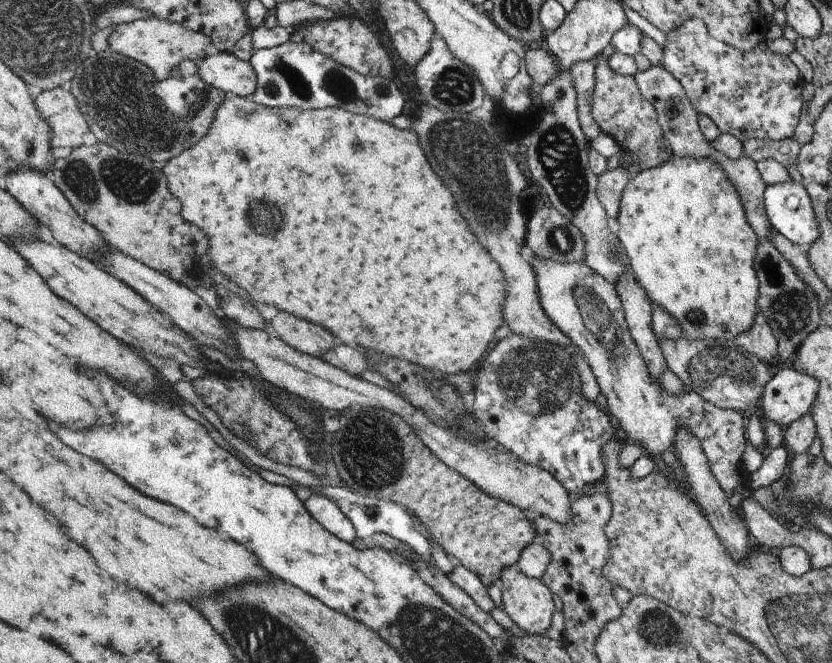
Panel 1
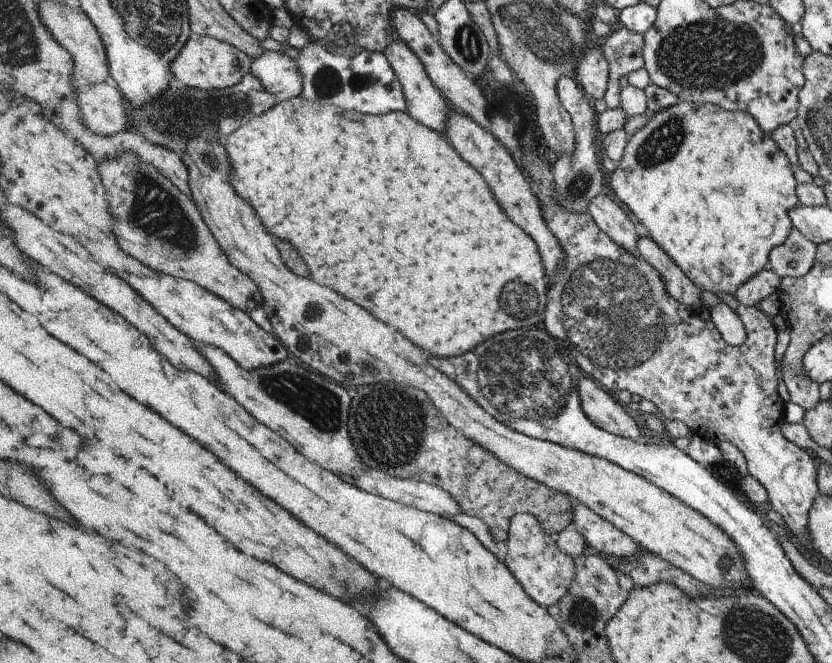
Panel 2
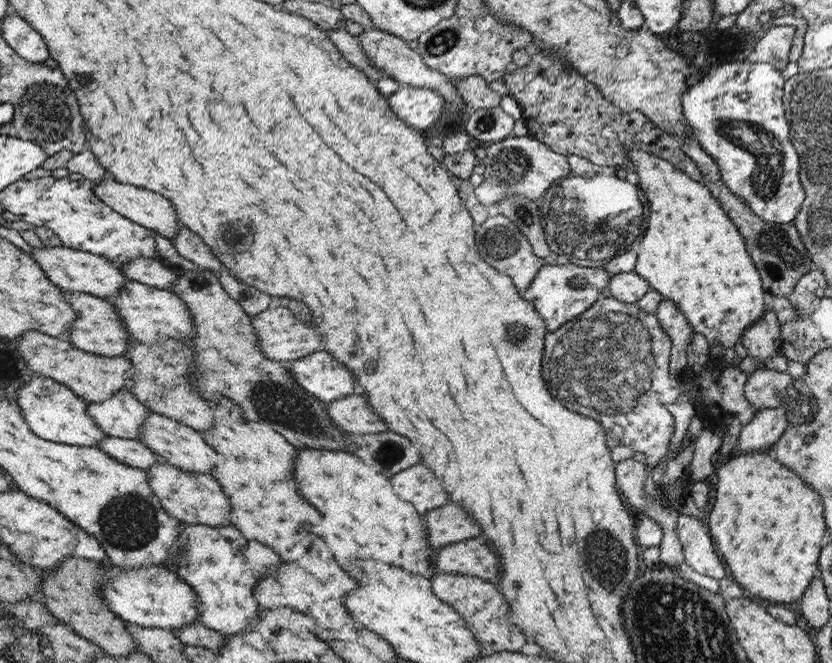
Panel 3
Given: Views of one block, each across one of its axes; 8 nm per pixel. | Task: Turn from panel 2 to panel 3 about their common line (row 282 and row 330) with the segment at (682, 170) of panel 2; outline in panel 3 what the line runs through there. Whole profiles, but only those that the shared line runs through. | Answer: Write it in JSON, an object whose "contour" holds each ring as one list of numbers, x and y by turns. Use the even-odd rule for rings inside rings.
{"contour":[[638,148,628,150,628,157,636,167,639,180,638,187,642,190,642,197,645,199,647,205,645,233,640,244,636,246,637,261,633,271,646,280,646,283,652,290,658,291,662,298,671,300,678,306,679,310,684,313,684,316,690,323,693,332,703,334,708,339,710,346,712,346,714,342,720,342,720,344,725,346,725,349,734,347,734,344,739,343,746,327,756,322,757,318,760,318,765,313,768,298,763,288,761,278,759,277,759,272,746,250,743,236,740,234,738,227,730,220,726,211,720,206,720,203,714,198,714,195,707,186,703,186,701,182,696,182,696,180,690,178,690,176,682,172,679,168,676,168,671,162,642,152,642,150,638,150]]}

